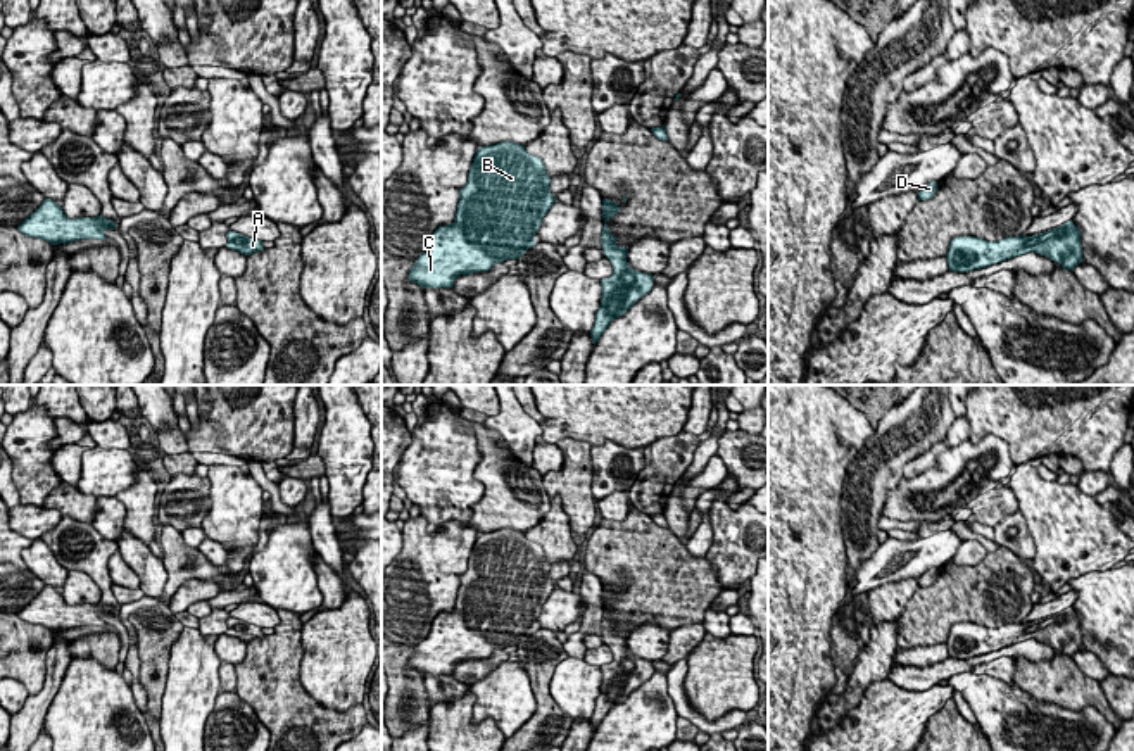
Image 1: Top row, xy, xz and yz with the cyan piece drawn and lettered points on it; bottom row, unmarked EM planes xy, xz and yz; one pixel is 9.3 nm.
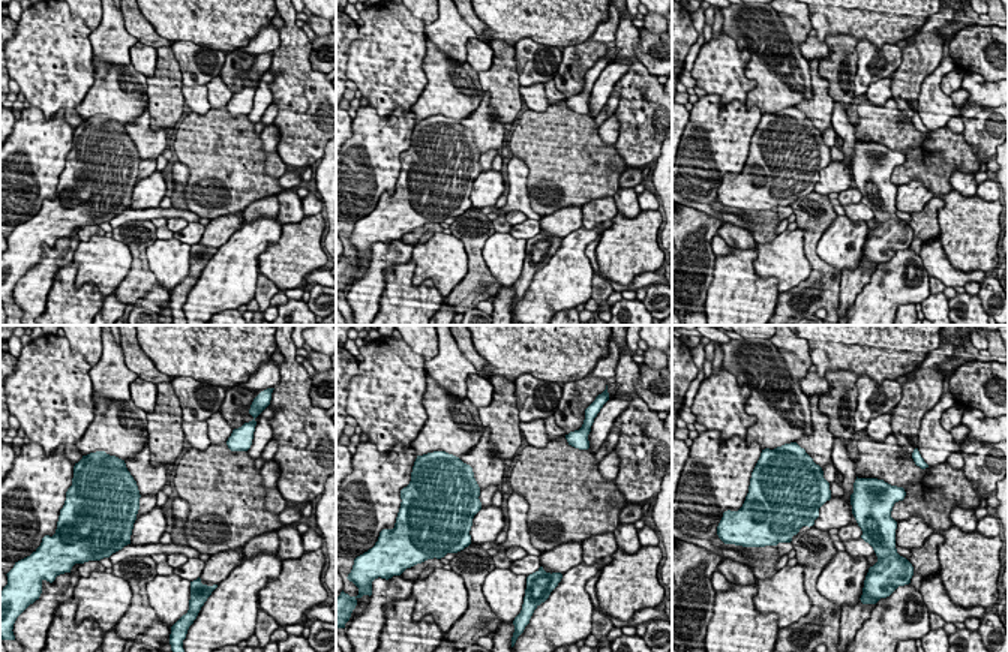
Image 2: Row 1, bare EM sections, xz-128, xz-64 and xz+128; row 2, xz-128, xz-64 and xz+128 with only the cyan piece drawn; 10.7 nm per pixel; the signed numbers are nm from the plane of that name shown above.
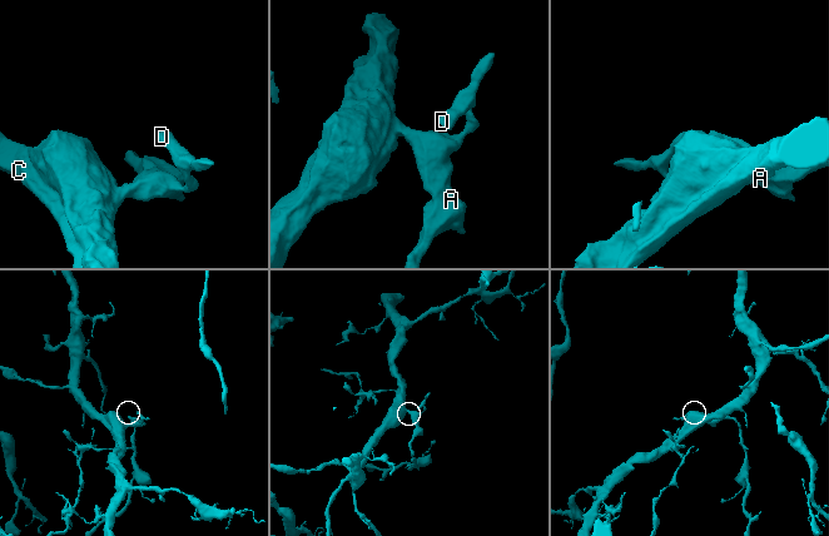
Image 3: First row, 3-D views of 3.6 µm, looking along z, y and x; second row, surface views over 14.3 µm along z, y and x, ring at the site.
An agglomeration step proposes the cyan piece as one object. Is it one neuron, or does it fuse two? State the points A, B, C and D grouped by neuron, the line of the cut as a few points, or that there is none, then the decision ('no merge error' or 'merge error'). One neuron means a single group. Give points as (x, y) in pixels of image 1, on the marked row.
A B C D; no cut; no merge error

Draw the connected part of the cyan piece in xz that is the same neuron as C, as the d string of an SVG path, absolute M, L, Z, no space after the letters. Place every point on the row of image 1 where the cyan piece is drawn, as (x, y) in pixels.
M523 145L478 147L468 183L459 190L454 223L433 231L409 281L423 288L452 288L459 275L520 259L535 245L533 235L556 202L549 185L542 159Z

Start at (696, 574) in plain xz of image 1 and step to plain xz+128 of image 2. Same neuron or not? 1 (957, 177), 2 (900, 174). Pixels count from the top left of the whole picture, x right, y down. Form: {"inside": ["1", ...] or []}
{"inside": ["2"]}

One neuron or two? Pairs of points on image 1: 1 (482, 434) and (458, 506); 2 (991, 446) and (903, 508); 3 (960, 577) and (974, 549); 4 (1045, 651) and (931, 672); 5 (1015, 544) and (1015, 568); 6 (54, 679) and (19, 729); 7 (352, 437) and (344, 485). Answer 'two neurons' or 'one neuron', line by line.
1: two neurons
2: one neuron
3: two neurons
4: one neuron
5: two neurons
6: one neuron
7: one neuron

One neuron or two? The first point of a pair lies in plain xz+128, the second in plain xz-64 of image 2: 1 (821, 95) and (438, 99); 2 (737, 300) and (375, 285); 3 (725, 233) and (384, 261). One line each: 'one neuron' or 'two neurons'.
1: two neurons
2: two neurons
3: two neurons

